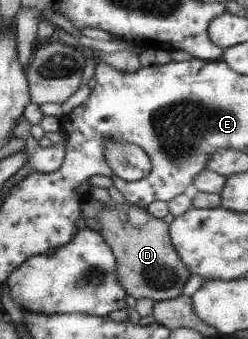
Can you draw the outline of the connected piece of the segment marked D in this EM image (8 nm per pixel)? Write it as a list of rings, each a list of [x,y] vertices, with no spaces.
[[[111,200],[108,204],[103,203],[103,209],[97,217],[100,223],[99,234],[115,256],[115,268],[121,286],[135,299],[147,297],[157,302],[181,296],[191,272],[174,248],[169,233],[170,225],[163,219],[149,215],[144,225],[133,227],[129,216],[123,213],[129,205],[126,200],[123,203]]]

